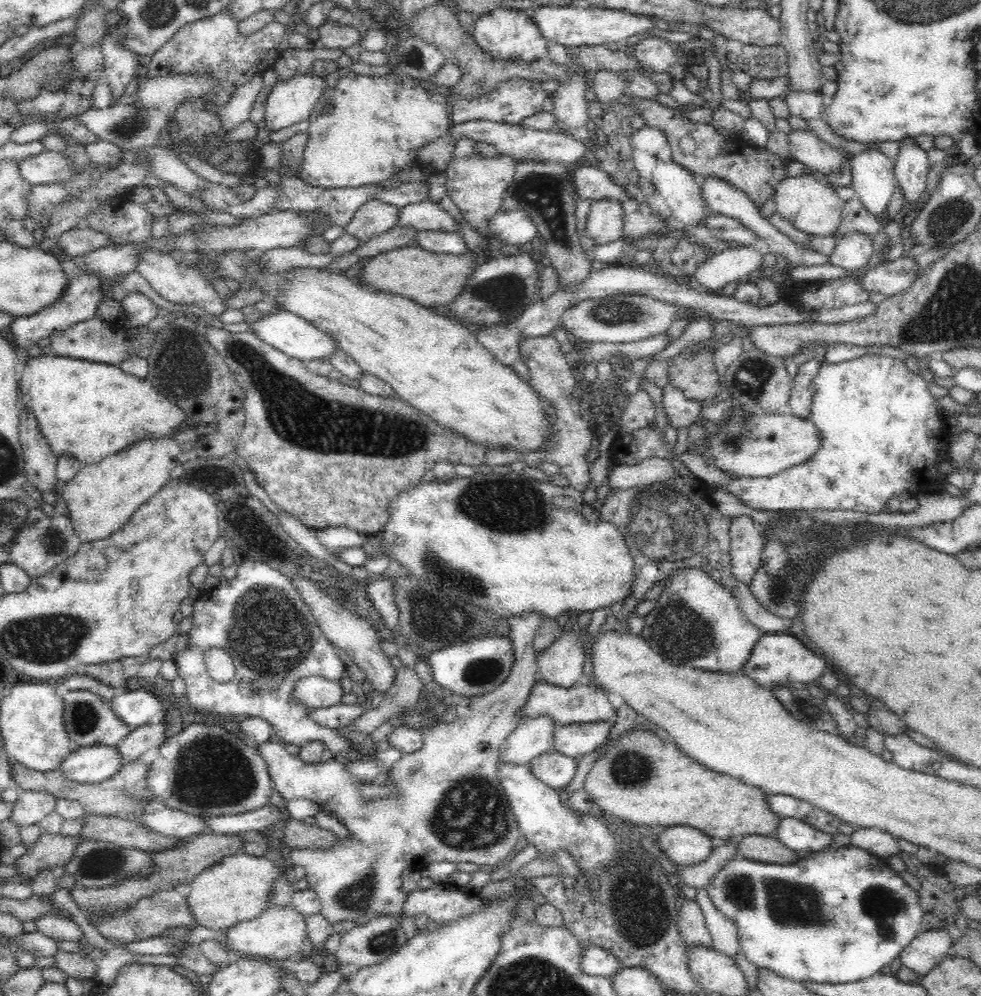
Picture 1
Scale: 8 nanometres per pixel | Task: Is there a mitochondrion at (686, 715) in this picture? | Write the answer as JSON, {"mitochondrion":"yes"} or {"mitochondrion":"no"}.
{"mitochondrion":"no"}

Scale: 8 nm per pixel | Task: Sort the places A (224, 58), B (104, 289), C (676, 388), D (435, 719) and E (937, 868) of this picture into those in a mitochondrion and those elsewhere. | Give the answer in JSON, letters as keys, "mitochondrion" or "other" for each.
{"A":"other","B":"other","C":"other","D":"other","E":"other"}

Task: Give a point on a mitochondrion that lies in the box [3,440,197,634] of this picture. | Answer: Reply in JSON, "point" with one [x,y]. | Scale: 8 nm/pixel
{"point":[54,543]}

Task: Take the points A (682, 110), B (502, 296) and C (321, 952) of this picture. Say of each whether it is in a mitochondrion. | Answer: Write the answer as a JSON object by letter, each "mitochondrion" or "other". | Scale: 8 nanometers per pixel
{"A":"other","B":"mitochondrion","C":"other"}

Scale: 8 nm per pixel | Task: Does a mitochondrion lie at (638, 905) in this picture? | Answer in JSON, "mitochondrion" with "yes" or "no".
{"mitochondrion":"yes"}

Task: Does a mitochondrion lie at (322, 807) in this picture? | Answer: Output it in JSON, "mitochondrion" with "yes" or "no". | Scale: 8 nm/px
{"mitochondrion":"no"}

